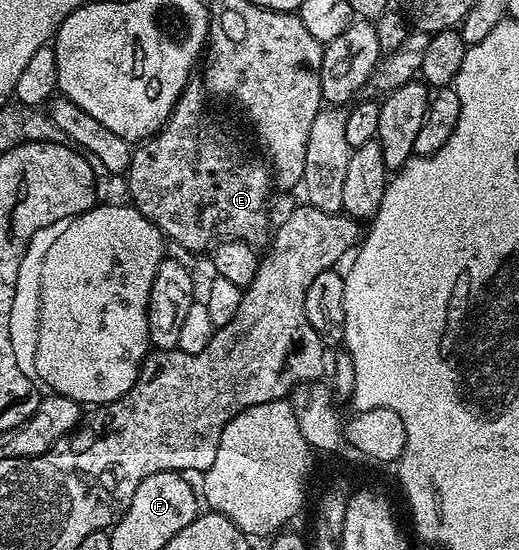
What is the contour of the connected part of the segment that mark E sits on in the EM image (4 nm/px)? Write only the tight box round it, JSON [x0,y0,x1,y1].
[124,80,272,251]

